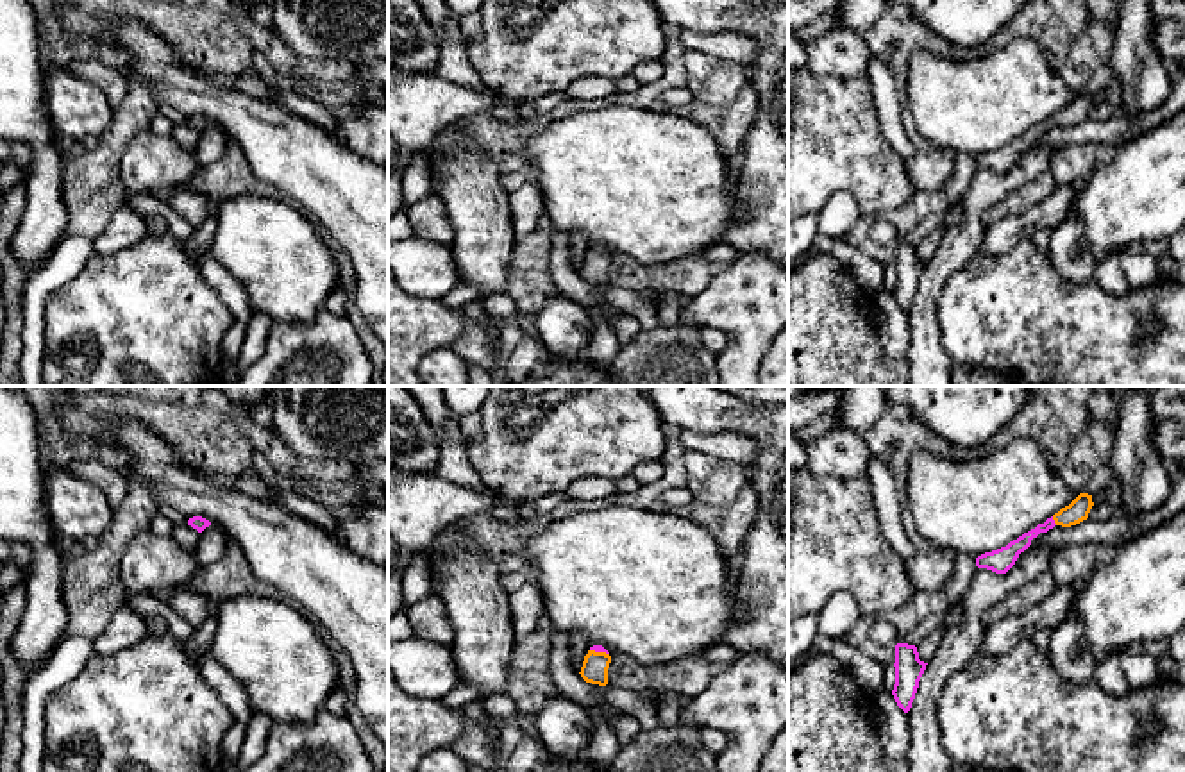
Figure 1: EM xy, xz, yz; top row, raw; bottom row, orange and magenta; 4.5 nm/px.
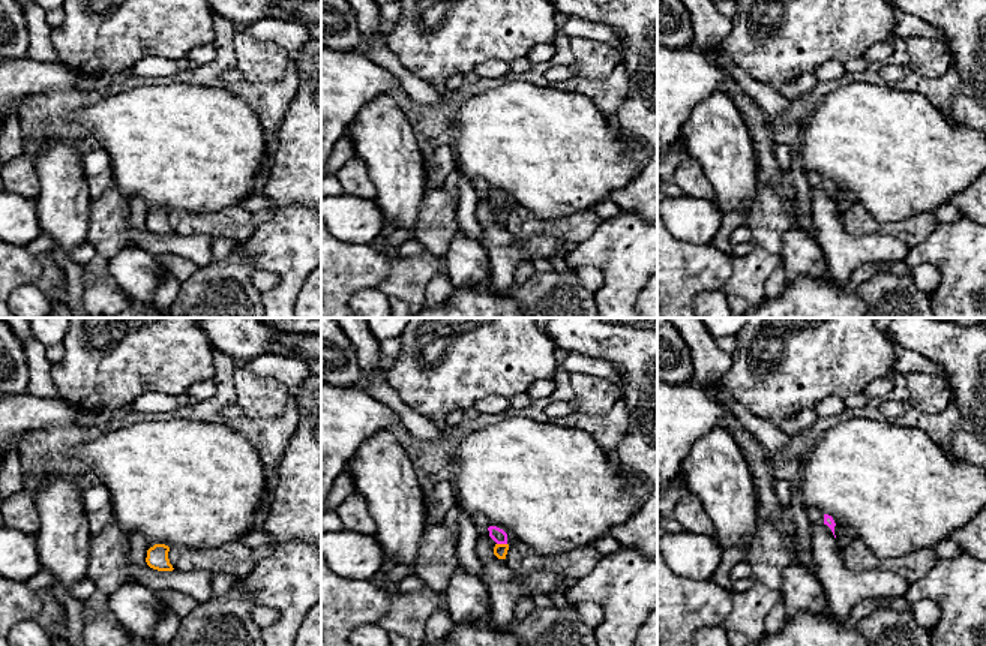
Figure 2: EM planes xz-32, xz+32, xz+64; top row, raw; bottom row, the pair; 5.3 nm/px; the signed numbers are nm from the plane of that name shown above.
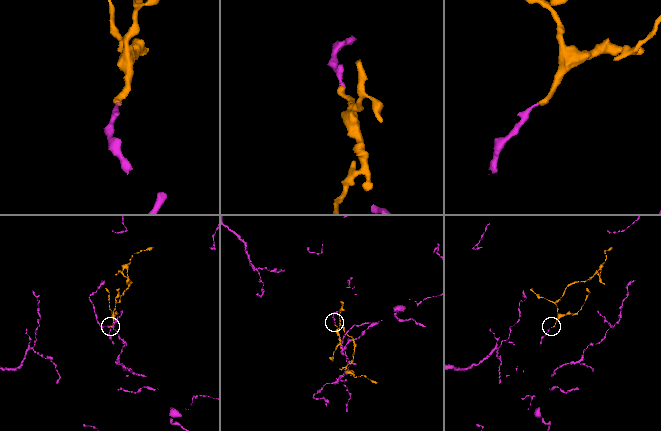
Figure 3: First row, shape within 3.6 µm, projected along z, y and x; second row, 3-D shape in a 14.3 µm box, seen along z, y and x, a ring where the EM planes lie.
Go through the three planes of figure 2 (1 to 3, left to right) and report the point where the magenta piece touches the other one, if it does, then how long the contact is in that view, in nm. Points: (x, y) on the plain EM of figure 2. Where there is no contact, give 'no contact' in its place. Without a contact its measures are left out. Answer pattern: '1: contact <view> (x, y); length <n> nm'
1: no contact
2: contact xz+32 (502, 209); length 60 nm
3: no contact

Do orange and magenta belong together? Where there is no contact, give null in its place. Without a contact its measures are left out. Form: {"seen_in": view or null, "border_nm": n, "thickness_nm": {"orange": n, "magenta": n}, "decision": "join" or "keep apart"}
{"seen_in": "yz", "border_nm": 50, "thickness_nm": {"orange": 100, "magenta": 80}, "decision": "join"}

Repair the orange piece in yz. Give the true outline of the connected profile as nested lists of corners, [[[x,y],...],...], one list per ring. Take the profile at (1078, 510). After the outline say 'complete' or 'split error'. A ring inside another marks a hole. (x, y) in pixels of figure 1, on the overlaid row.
[[[1080,493],[1069,506],[1062,508],[1044,524],[1038,524],[1035,529],[1010,541],[1006,547],[978,556],[976,566],[992,570],[996,574],[1006,574],[1015,565],[1019,554],[1031,545],[1033,538],[1037,538],[1040,533],[1047,533],[1055,525],[1071,527],[1087,520],[1092,506],[1092,495]]]; split error

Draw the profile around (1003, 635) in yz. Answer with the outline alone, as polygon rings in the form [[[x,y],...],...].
[[[1083,583],[1056,586],[1046,599],[1024,608],[1017,615],[988,624],[978,650],[979,656],[1004,654],[1024,640],[1031,640],[1042,627],[1056,627],[1071,615]]]

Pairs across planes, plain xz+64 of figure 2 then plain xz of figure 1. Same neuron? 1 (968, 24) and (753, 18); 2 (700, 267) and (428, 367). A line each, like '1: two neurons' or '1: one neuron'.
1: one neuron
2: two neurons

